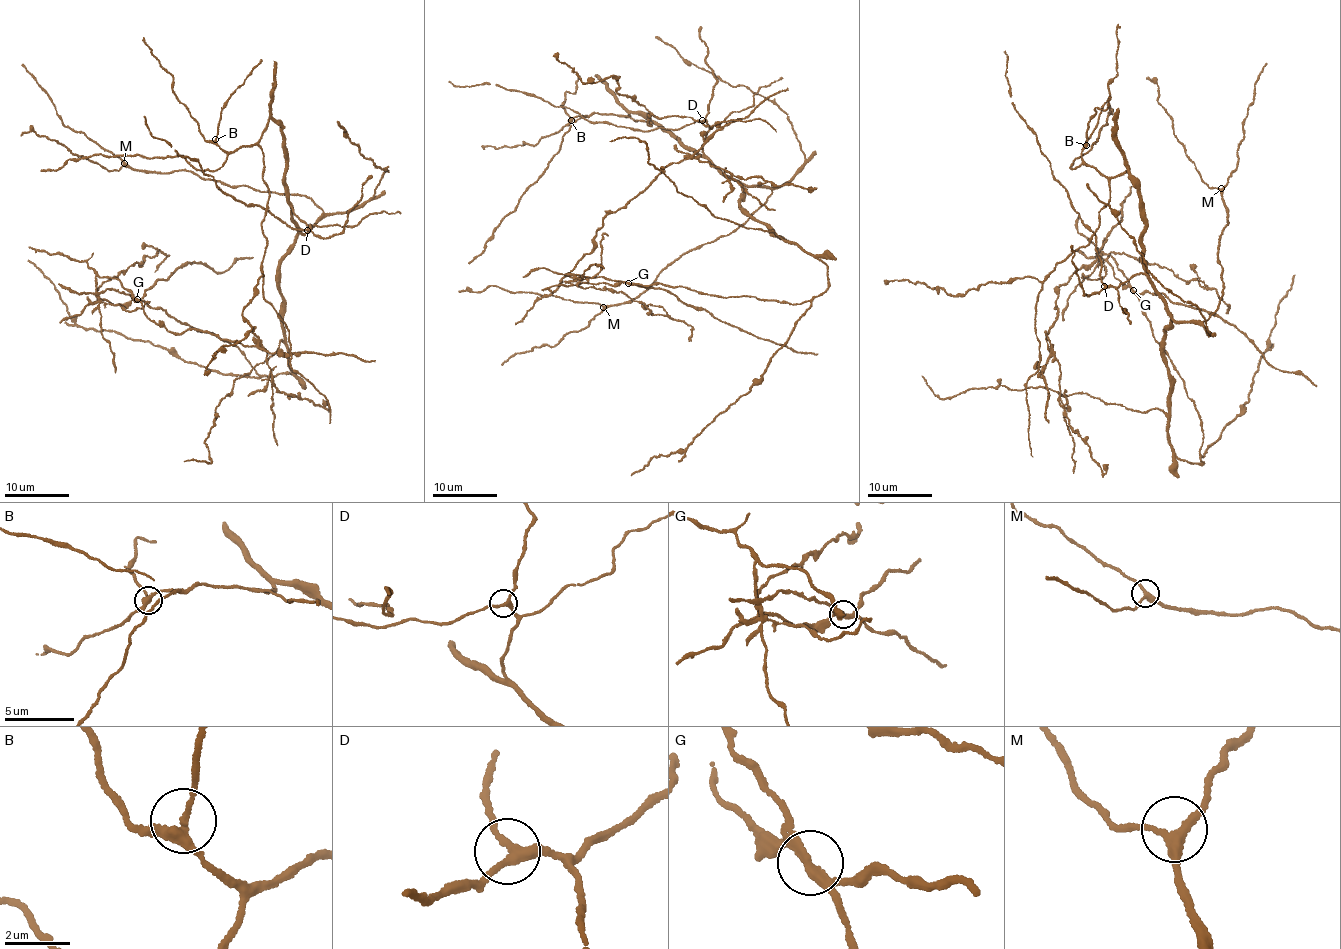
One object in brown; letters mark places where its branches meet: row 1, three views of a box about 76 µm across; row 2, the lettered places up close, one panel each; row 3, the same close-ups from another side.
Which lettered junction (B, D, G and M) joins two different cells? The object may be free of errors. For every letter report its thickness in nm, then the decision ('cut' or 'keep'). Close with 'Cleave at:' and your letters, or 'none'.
B: 280 nm | keep
D: 240 nm | keep
G: 260 nm | cut
M: 260 nm | keep
Cleave at: G

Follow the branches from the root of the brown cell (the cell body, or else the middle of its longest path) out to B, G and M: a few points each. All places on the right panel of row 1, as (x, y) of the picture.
B: (1168, 441), (1164, 333), (1171, 316), (1143, 262), (1142, 196), (1129, 169), (1107, 177), (1084, 163), (1087, 144)
G: (1168, 441), (1182, 459), (1204, 463), (1197, 411), (1133, 290)
M: (1168, 441), (1164, 333), (1172, 318), (1198, 324), (1216, 311), (1223, 287), (1217, 248), (1227, 222), (1221, 188)

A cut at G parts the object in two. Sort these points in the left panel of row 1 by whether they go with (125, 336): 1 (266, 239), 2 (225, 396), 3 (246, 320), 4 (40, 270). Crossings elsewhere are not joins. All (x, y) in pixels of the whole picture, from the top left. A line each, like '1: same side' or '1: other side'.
1: same side
2: same side
3: same side
4: same side

